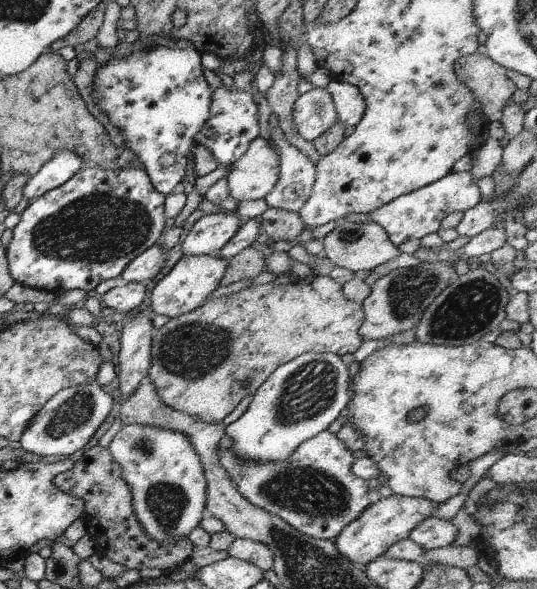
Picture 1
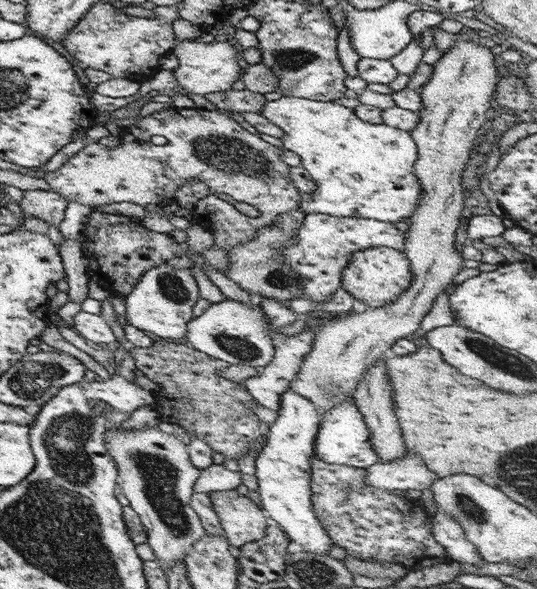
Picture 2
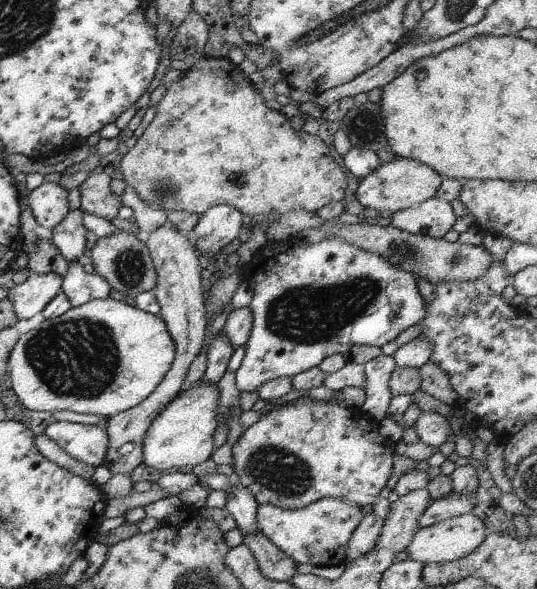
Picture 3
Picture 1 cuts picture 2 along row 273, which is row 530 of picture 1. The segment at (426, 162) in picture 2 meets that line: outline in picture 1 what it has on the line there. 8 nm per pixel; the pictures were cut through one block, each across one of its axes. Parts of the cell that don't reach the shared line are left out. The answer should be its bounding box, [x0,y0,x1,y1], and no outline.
[408,514,458,551]

